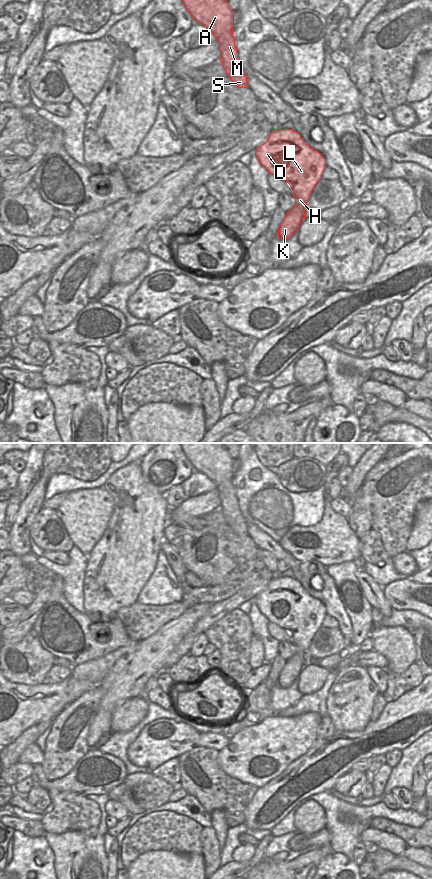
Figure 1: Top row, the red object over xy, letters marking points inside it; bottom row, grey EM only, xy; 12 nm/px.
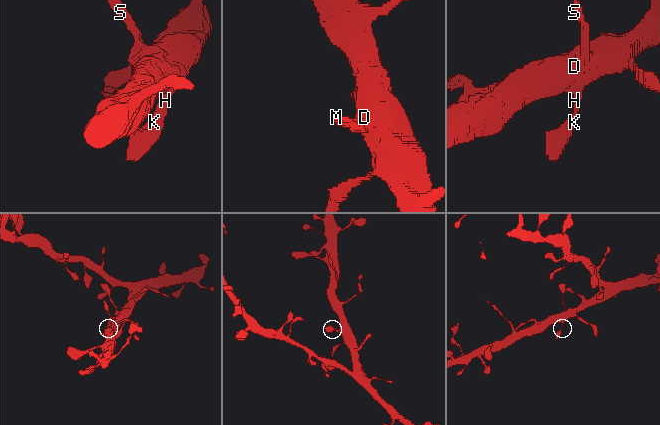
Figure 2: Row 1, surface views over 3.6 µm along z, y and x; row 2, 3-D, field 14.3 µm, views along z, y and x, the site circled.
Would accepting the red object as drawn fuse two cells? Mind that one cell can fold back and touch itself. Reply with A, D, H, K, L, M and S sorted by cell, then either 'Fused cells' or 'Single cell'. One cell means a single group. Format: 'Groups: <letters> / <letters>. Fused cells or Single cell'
Groups: A D H K L M S. Single cell.

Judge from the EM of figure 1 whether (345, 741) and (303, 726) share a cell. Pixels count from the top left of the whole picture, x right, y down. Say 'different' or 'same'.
different

